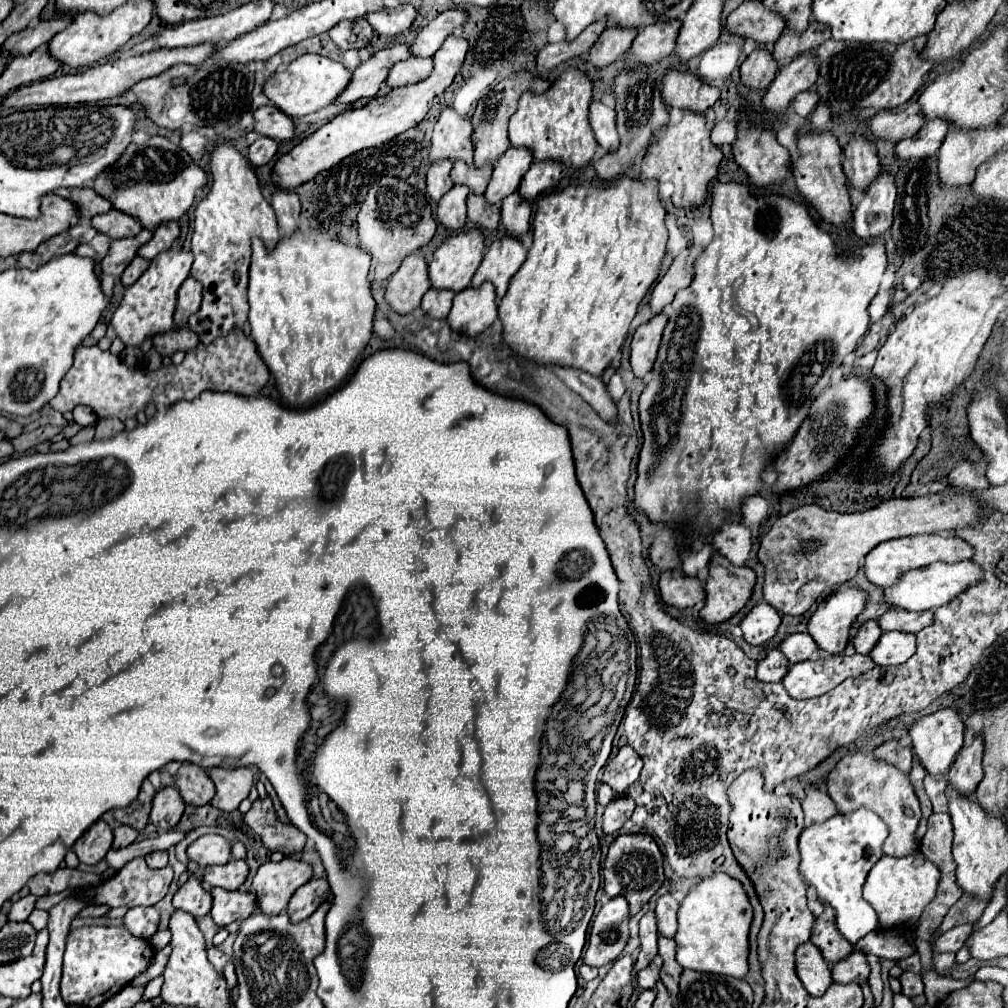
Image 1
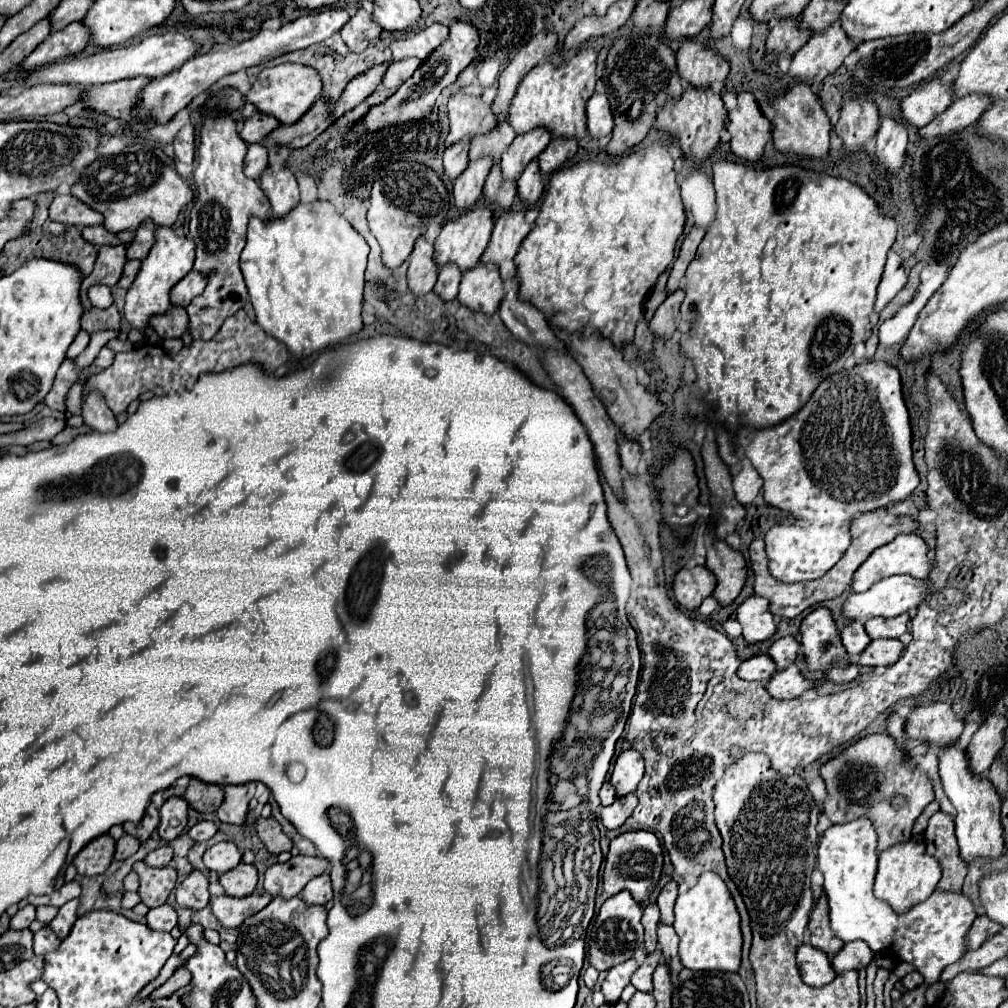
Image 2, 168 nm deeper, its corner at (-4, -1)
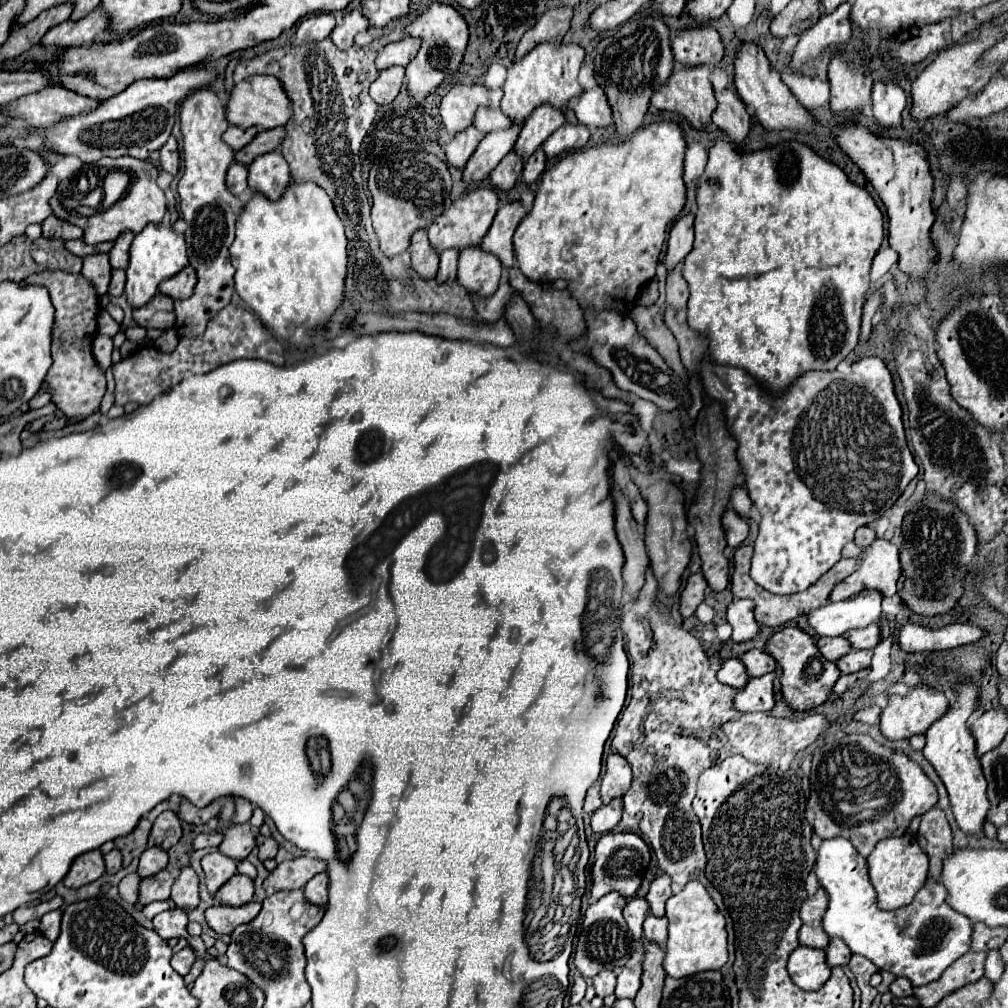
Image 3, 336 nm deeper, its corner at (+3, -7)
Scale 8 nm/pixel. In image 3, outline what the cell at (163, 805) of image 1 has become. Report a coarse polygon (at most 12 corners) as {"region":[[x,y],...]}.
{"region":[[162,812],[152,824],[150,844],[178,844],[178,816]]}

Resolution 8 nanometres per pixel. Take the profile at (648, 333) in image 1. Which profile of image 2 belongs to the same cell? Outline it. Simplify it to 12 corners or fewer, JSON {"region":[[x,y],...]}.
{"region":[[673,292],[647,322],[655,338],[671,338],[685,298]]}

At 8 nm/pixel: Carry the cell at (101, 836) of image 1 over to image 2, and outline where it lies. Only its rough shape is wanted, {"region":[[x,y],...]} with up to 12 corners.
{"region":[[109,834],[91,840],[73,864],[83,876],[103,874],[115,854]]}

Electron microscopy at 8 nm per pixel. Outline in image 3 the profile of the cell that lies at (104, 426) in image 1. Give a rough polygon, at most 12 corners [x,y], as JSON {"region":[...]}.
{"region":[[44,270],[56,308],[44,378],[68,418],[100,408],[106,378],[92,356],[100,300],[82,274]]}

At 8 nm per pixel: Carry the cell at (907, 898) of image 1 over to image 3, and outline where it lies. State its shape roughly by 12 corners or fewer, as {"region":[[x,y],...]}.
{"region":[[912,836],[880,840],[866,860],[878,906],[912,902],[928,856]]}

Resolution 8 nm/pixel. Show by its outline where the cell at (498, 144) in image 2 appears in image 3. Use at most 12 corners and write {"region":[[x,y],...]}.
{"region":[[480,106],[474,126],[484,134],[510,126],[512,120],[502,110]]}

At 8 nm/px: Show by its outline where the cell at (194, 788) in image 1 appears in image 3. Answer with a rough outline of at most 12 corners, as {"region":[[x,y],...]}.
{"region":[[182,800],[180,820],[196,826],[220,814],[218,802],[196,808]]}

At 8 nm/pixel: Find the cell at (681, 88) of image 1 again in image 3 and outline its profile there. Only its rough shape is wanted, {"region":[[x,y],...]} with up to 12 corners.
{"region":[[710,24],[682,28],[672,40],[686,66],[712,66],[724,56]]}

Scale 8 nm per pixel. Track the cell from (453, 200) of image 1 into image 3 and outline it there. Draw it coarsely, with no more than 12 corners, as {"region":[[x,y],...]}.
{"region":[[522,126],[484,136],[464,168],[468,186],[482,182],[512,150]]}

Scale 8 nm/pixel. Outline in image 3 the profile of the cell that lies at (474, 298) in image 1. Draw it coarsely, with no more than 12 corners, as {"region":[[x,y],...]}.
{"region":[[480,246],[462,250],[458,282],[468,292],[492,296],[502,264]]}

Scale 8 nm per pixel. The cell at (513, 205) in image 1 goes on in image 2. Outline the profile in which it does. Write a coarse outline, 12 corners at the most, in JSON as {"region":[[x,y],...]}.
{"region":[[537,160],[517,178],[517,196],[535,204],[543,194]]}

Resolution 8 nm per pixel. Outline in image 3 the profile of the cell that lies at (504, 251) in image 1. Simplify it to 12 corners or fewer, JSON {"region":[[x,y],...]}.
{"region":[[520,202],[498,208],[482,250],[514,264],[512,236],[526,210]]}

